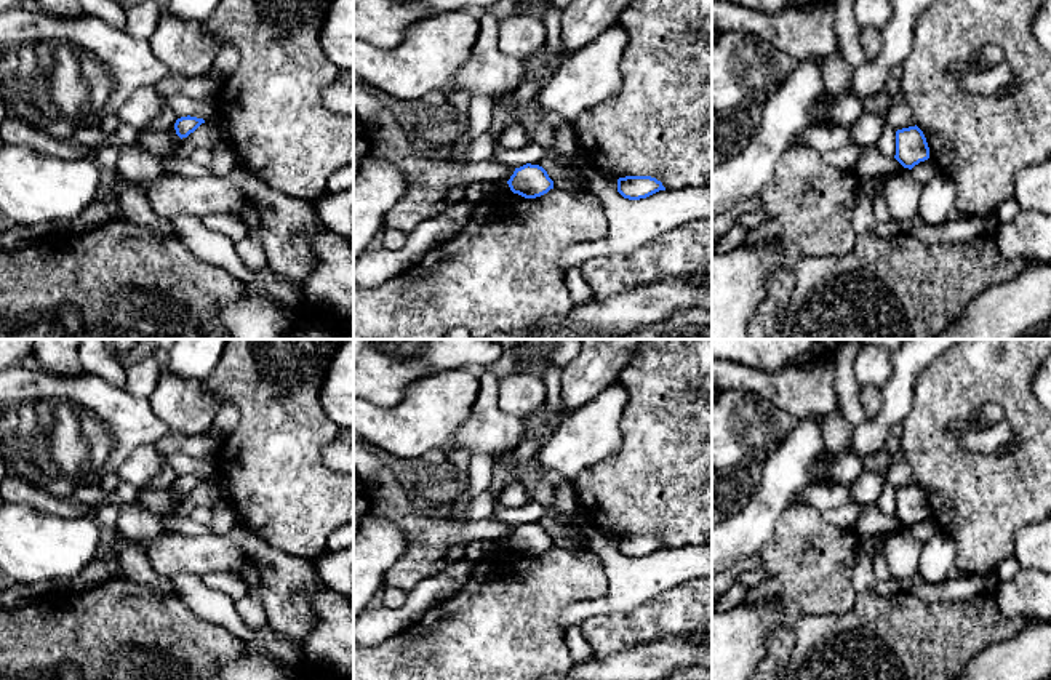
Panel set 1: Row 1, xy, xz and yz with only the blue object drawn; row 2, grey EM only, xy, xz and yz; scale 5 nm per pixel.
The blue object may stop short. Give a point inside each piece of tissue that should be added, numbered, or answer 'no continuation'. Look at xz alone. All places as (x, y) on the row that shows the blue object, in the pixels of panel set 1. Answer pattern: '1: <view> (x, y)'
no continuation

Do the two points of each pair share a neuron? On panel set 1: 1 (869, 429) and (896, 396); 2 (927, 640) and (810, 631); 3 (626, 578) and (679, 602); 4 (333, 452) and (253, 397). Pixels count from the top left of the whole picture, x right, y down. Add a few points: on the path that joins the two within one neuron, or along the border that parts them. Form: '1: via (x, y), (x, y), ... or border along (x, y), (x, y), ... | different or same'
1: via (879, 424), (896, 405) | same
2: via (898, 640), (839, 639) | same
3: border along (695, 578), (675, 584), (627, 612) | different
4: border along (322, 445), (322, 461), (336, 472) | different

